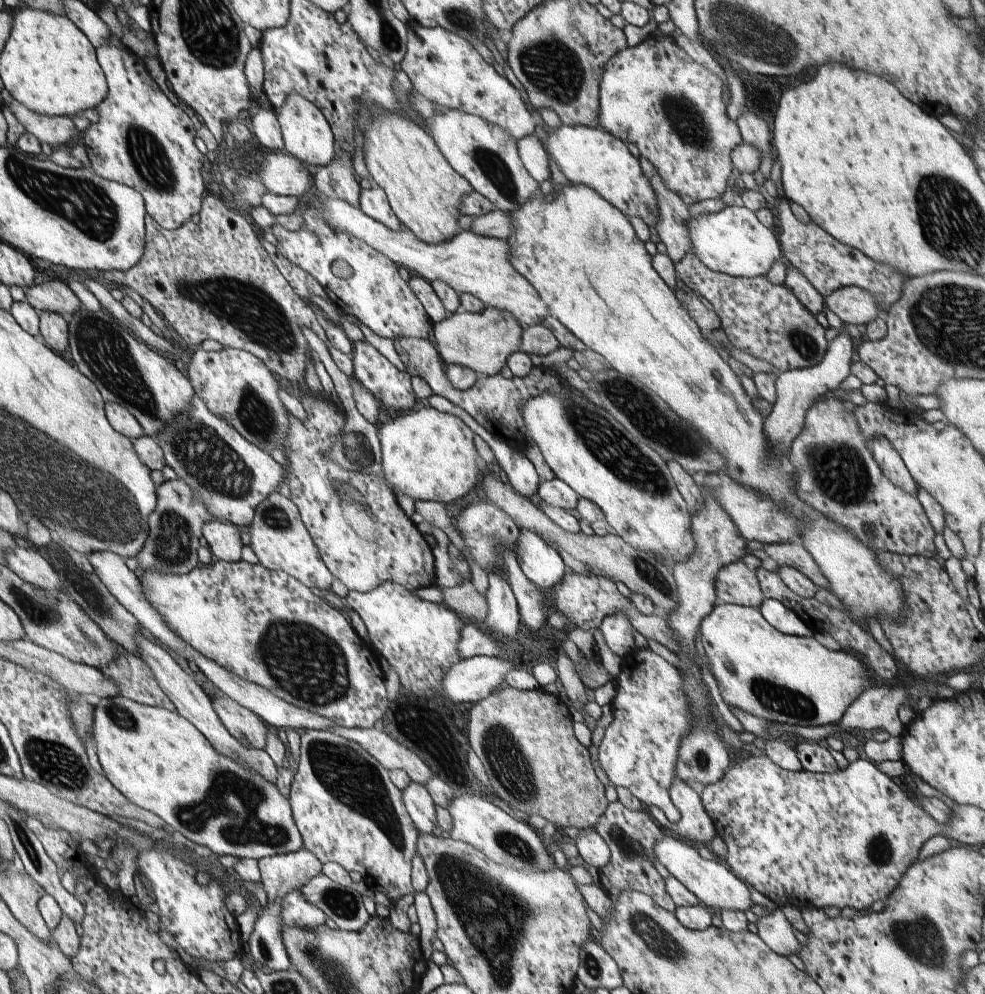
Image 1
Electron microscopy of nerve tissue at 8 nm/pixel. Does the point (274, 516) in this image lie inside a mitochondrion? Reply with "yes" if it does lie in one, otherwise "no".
yes

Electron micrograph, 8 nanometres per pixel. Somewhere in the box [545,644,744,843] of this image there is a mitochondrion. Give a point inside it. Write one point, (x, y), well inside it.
(701, 761)

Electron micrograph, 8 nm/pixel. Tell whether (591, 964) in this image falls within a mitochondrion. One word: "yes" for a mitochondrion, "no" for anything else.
yes

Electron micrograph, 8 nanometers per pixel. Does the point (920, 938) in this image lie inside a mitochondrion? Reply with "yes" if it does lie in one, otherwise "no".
yes

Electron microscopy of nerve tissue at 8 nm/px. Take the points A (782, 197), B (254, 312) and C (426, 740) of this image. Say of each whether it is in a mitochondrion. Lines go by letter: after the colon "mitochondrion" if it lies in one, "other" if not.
A: other
B: mitochondrion
C: other

